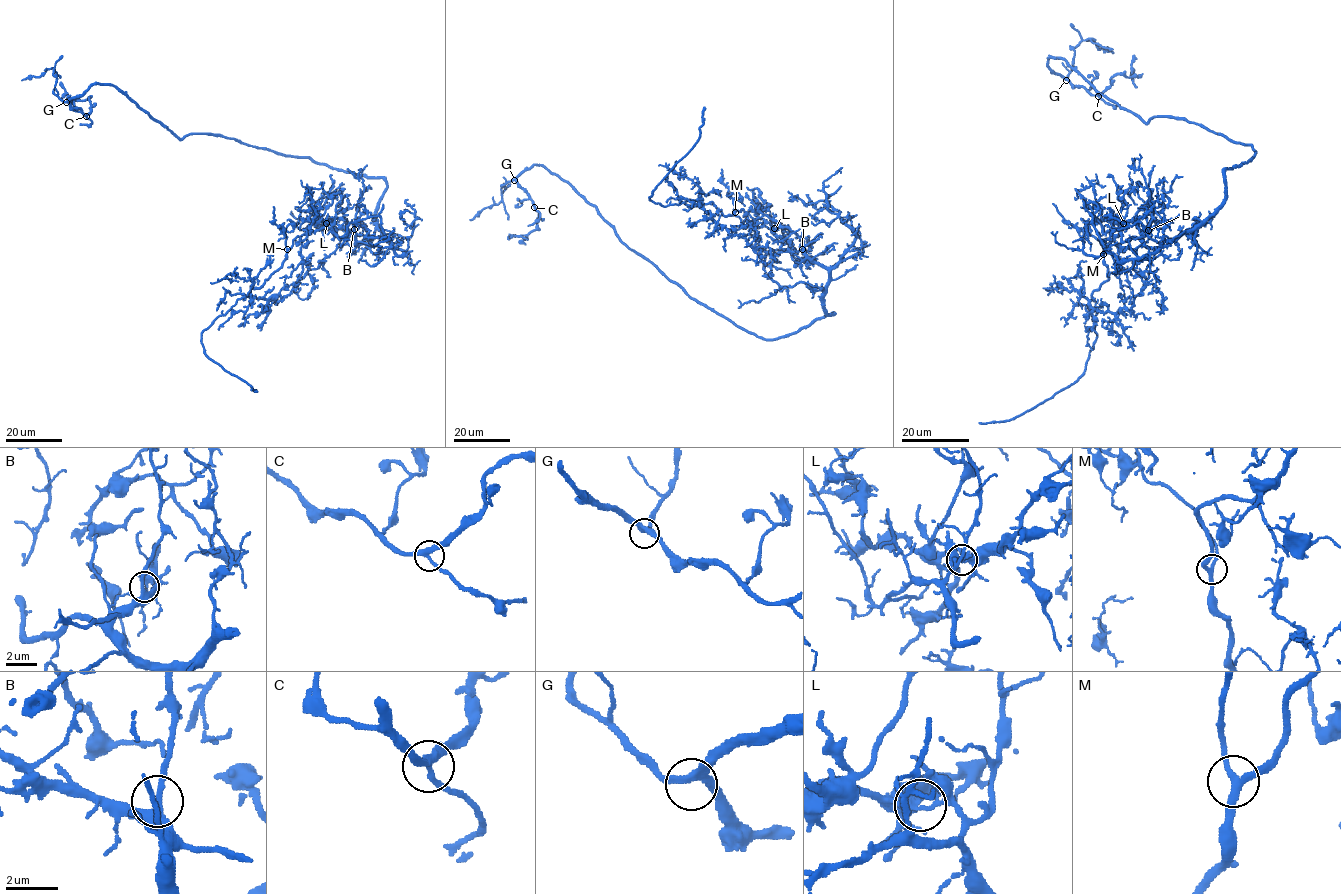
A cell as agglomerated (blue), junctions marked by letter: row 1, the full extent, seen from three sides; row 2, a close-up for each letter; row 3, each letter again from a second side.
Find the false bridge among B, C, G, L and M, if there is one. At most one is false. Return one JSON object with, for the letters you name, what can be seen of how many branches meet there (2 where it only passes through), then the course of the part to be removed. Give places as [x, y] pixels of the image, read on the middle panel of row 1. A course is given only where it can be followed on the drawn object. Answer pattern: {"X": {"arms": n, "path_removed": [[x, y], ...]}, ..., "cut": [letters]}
{"L": {"arms": 3, "path_removed": [[774, 228], [757, 227], [742, 210], [725, 215], [711, 202], [663, 206], [649, 199], [696, 142], [704, 107]]}, "cut": ["L"]}

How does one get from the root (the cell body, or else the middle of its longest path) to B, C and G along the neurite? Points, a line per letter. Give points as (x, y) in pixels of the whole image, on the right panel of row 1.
B: (1232, 168), (1224, 171), (1224, 202), (1201, 222), (1157, 247), (1147, 247), (1141, 238), (1148, 230)
C: (1232, 168), (1254, 155), (1250, 145), (1187, 120), (1145, 122), (1063, 59), (1048, 58), (1051, 70), (1098, 96)
G: (1232, 168), (1254, 155), (1250, 145), (1187, 120), (1145, 122), (1063, 59), (1049, 57), (1048, 67), (1066, 80)

